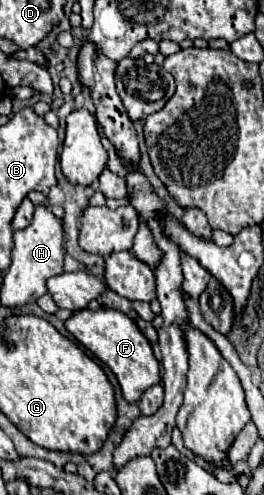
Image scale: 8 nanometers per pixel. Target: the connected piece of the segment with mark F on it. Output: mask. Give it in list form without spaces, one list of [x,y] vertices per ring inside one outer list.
[[[98,309],[98,311],[76,311],[68,321],[66,321],[66,329],[88,349],[92,351],[104,365],[108,365],[112,369],[112,373],[116,375],[120,389],[122,389],[122,397],[128,403],[136,403],[138,397],[142,397],[142,393],[146,389],[150,389],[152,385],[160,383],[160,363],[156,361],[154,353],[152,353],[152,345],[148,343],[148,339],[144,337],[144,333],[136,327],[136,323],[114,309]]]

